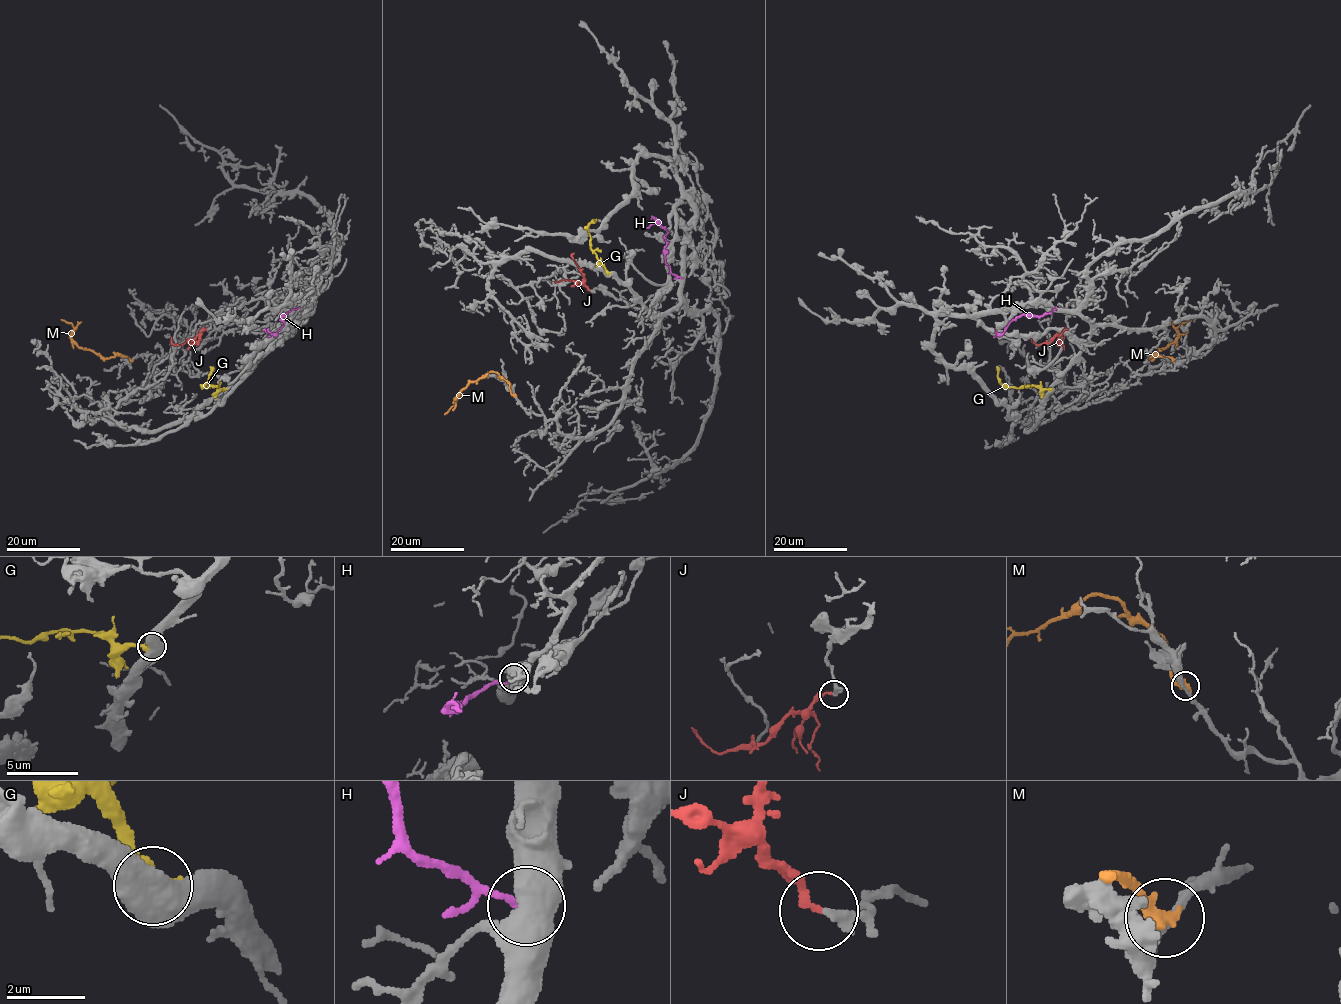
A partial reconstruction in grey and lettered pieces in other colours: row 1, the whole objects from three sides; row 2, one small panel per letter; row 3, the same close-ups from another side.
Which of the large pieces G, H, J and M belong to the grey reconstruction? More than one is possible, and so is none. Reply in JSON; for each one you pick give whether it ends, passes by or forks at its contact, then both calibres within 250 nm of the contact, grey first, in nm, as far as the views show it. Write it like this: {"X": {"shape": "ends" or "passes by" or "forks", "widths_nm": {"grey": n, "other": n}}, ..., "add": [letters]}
{"J": {"shape": "ends", "widths_nm": {"grey": 240, "other": 170}}, "add": ["J"]}

